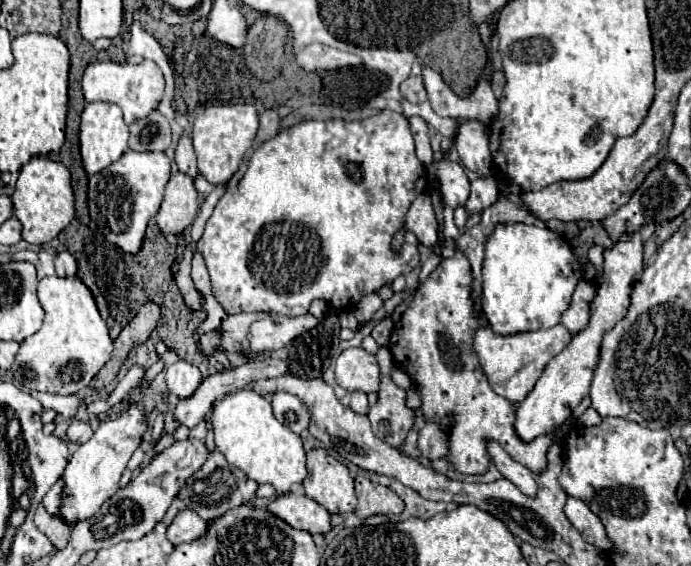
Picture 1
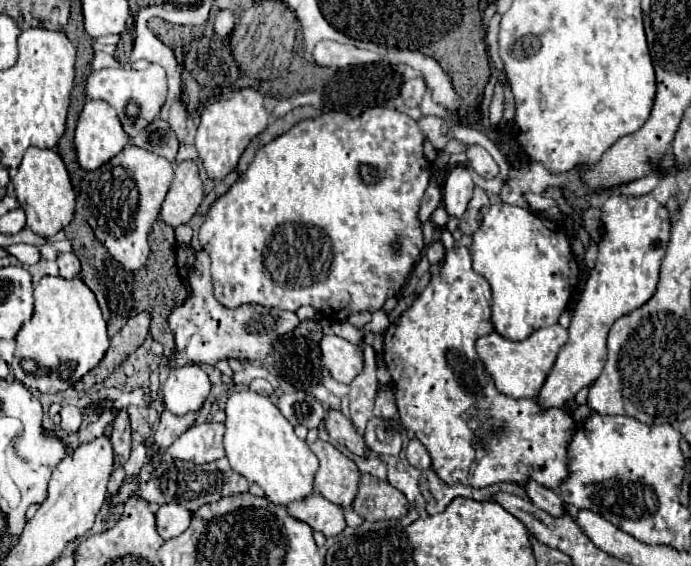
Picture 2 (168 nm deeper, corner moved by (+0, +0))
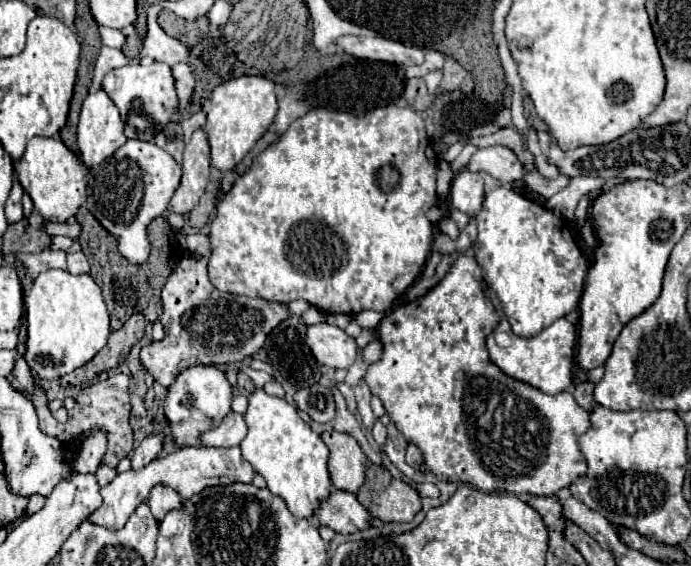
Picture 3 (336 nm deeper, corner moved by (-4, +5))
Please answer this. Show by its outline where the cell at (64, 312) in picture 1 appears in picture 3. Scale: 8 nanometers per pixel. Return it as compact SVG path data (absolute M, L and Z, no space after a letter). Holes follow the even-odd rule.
M49 269L41 273L31 291L25 295L27 307L27 353L25 359L39 379L59 379L83 367L105 345L111 333L109 311L101 289L95 281L83 275L71 275L63 269Z

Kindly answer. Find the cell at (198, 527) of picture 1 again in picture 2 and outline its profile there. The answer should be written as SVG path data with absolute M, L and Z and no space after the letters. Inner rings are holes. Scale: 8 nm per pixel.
M163 504L155 516L157 516L157 532L163 540L175 538L177 534L185 532L191 526L193 518L189 510L177 504Z

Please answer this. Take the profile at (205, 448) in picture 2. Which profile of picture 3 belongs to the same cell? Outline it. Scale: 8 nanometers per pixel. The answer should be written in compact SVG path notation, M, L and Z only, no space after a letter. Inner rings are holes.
M231 411L217 429L201 435L201 443L205 447L235 447L245 439L245 433L247 425L243 415Z

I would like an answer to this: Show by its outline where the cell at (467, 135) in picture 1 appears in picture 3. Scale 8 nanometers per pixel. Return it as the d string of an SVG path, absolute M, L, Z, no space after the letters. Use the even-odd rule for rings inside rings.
M485 147L477 149L467 165L469 171L487 171L501 183L519 181L525 175L525 167L519 163L517 155L507 147Z

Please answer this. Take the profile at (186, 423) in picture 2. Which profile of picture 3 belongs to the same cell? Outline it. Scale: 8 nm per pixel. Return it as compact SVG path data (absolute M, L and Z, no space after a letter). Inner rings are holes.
M149 435L147 439L143 439L143 443L131 453L131 469L143 469L147 463L151 463L161 451L163 441L163 435Z

